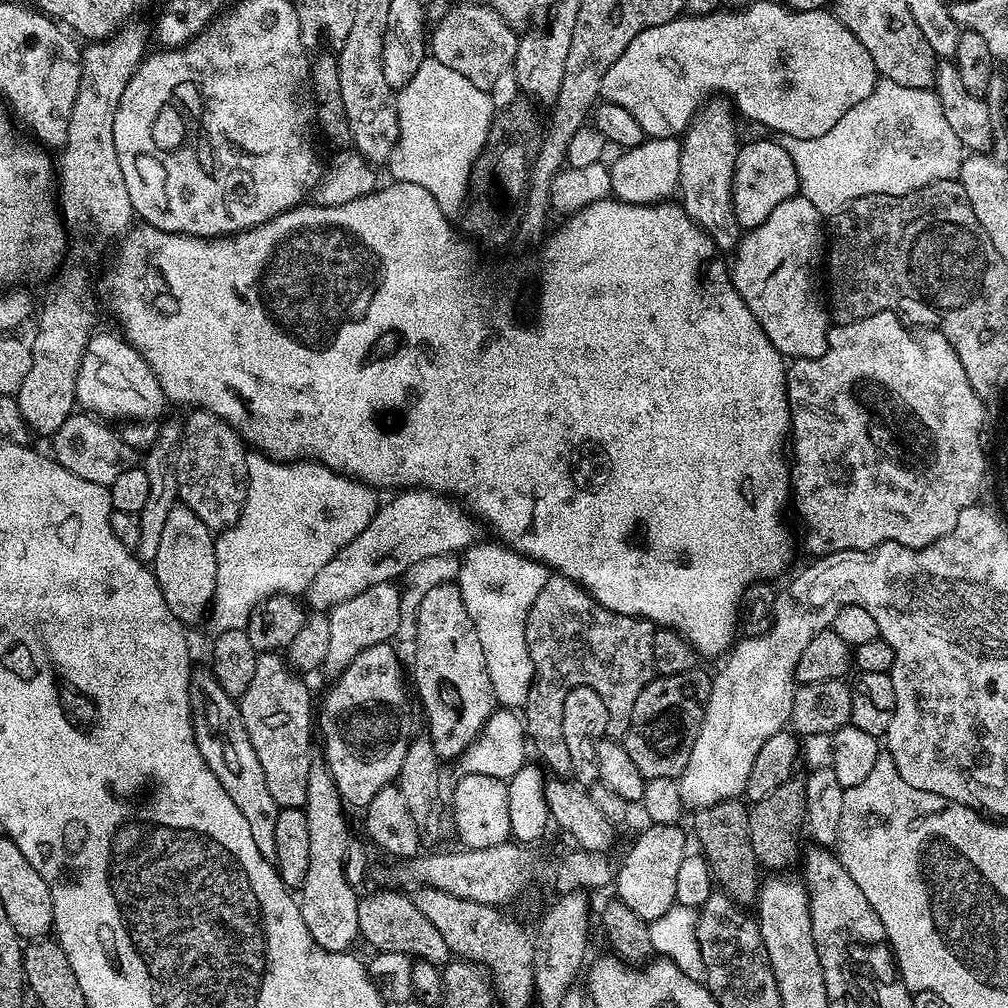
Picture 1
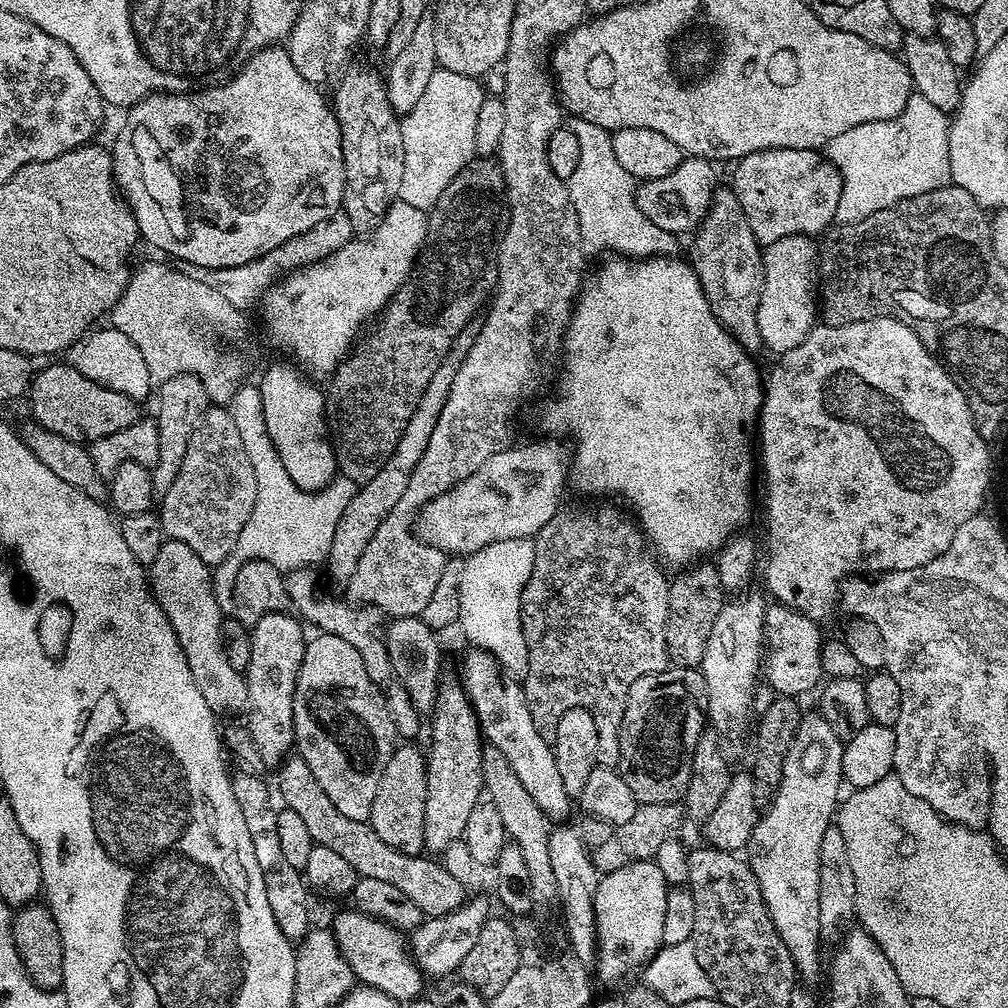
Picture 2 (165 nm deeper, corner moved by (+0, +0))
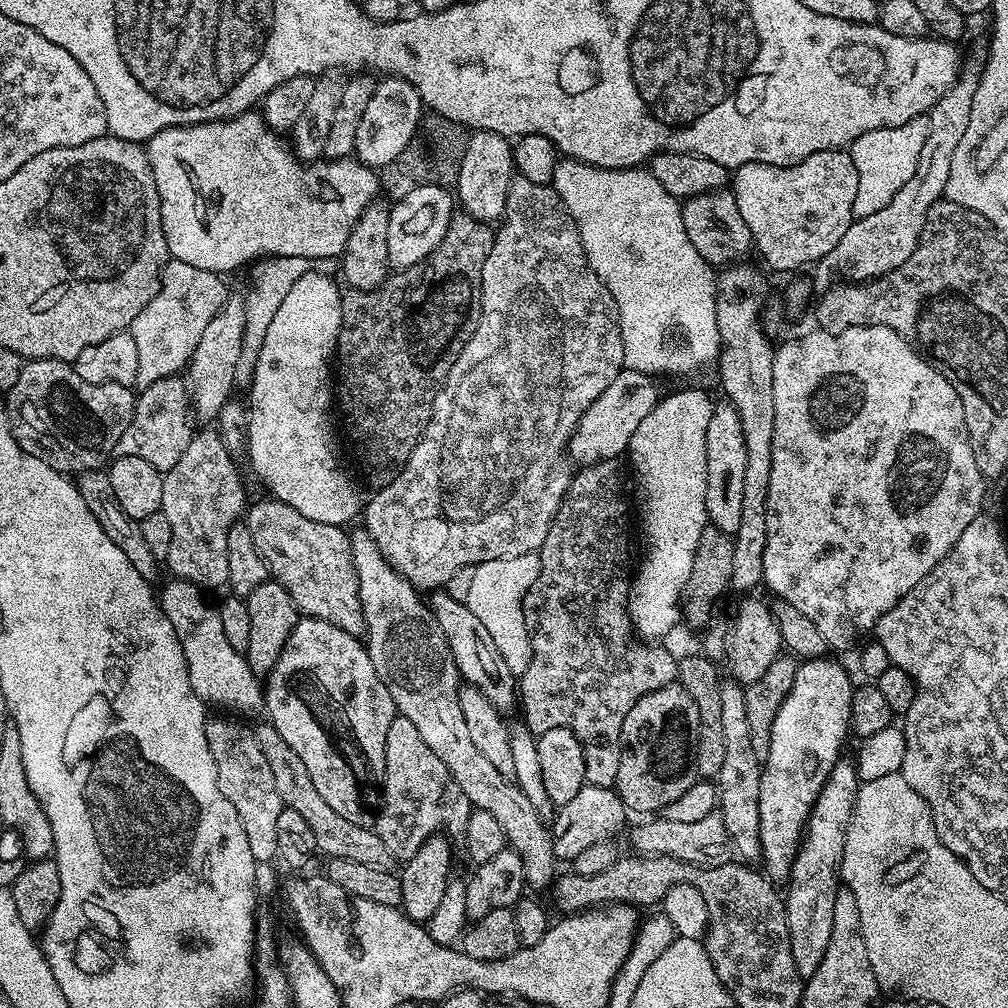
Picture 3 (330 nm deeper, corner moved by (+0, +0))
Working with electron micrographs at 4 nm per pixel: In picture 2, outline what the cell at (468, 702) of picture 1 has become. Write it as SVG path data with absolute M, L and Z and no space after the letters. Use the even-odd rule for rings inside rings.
M441 679L436 691L436 703L430 713L432 719L432 749L427 749L426 763L426 814L422 822L424 846L429 853L443 854L450 842L461 839L466 830L466 822L470 818L470 810L481 803L484 792L484 776L482 770L482 754L485 745L482 743L480 723L476 721L476 712L464 693L463 683L459 679Z

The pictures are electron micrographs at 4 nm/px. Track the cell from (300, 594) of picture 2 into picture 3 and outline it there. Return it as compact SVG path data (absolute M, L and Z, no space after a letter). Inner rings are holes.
M275 498L267 499L247 509L246 523L254 538L254 546L258 546L258 554L262 554L268 563L271 579L278 581L288 591L296 604L297 613L330 622L330 626L338 626L338 630L346 630L346 634L351 636L363 637L364 615L358 594L358 574L354 570L354 558L348 541L349 533L341 525L314 522L314 518L298 514L294 506L286 506Z

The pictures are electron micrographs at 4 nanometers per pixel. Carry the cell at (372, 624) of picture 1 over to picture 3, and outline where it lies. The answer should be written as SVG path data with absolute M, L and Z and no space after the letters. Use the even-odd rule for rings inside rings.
M517 175L509 186L505 212L502 223L495 229L494 239L490 246L490 255L486 257L486 266L482 266L480 279L480 321L476 323L470 342L458 354L448 379L440 387L440 393L432 403L432 417L406 466L390 482L390 486L375 489L371 493L372 501L362 508L362 527L378 542L378 550L417 590L440 590L463 568L475 568L482 562L494 562L498 558L518 558L518 554L539 553L542 542L546 542L546 534L554 522L560 509L560 503L568 493L574 475L573 465L566 455L568 441L576 431L582 414L614 382L614 378L624 368L624 347L622 346L622 330L618 318L618 306L614 306L614 298L606 286L602 286L602 278L594 274L586 254L582 250L582 238L578 234L578 226L572 221L572 215L564 209L564 203L551 186L530 182L525 176Z

